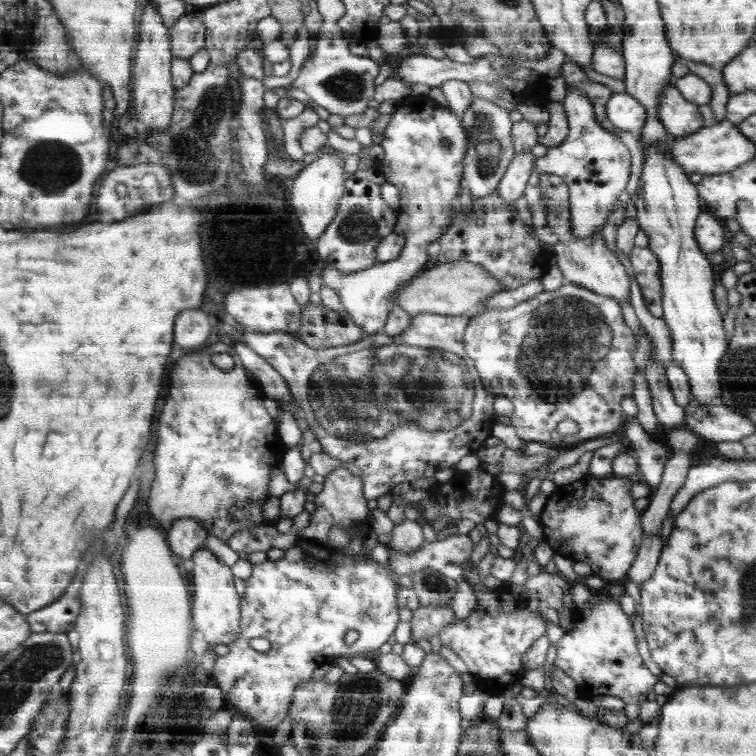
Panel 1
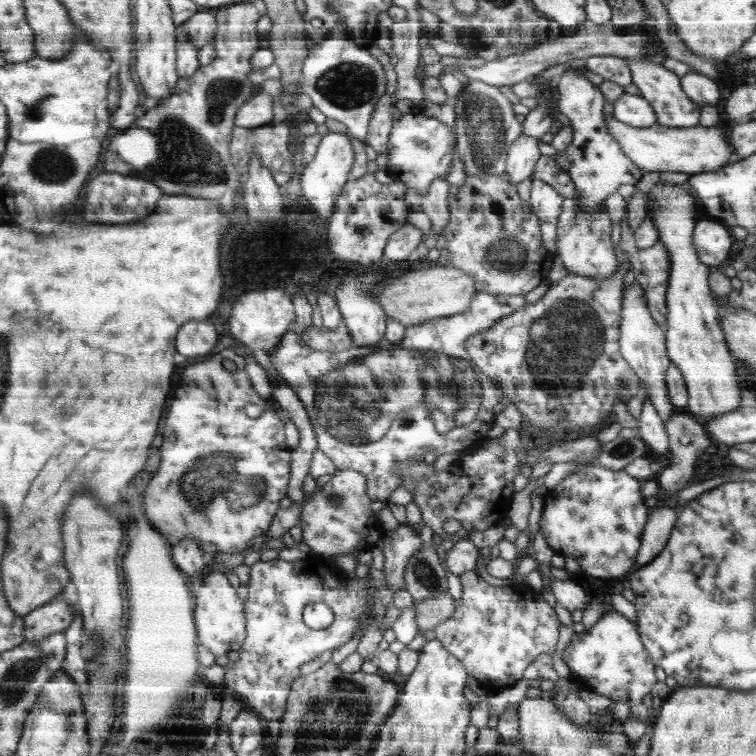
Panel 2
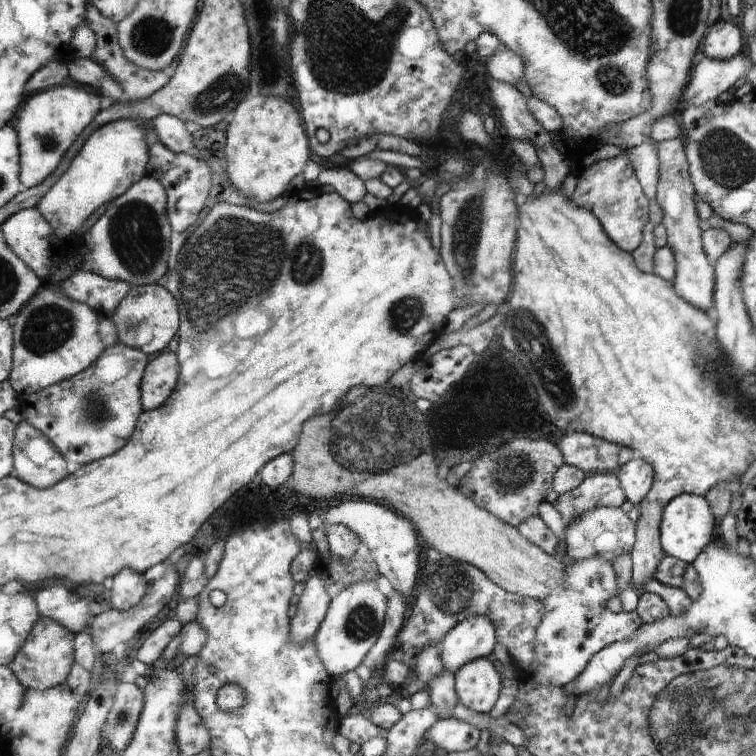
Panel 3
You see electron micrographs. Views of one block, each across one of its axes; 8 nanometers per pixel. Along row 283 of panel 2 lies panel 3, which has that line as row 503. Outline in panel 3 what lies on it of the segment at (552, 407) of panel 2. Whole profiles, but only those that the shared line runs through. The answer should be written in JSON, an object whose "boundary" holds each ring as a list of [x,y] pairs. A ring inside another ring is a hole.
{"boundary":[[[596,473],[584,478],[574,490],[561,494],[552,506],[567,525],[597,506],[620,508],[627,500],[621,479],[614,473]]]}

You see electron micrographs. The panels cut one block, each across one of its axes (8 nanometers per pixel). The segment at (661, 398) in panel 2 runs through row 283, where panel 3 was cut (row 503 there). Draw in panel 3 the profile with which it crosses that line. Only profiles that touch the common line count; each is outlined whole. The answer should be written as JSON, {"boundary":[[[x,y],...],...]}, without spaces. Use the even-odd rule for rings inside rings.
{"boundary":[[[637,455],[626,464],[620,466],[617,477],[621,479],[622,490],[626,498],[636,506],[644,501],[654,484],[656,471],[645,458]]]}

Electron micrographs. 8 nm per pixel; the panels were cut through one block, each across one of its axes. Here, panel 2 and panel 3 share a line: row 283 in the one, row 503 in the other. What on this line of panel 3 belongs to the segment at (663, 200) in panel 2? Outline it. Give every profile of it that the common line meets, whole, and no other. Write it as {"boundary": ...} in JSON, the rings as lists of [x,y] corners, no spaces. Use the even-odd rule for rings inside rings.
{"boundary":[[[690,493],[679,494],[665,506],[661,517],[661,546],[666,555],[681,559],[686,564],[700,556],[713,540],[715,518],[710,509],[706,498]]]}

